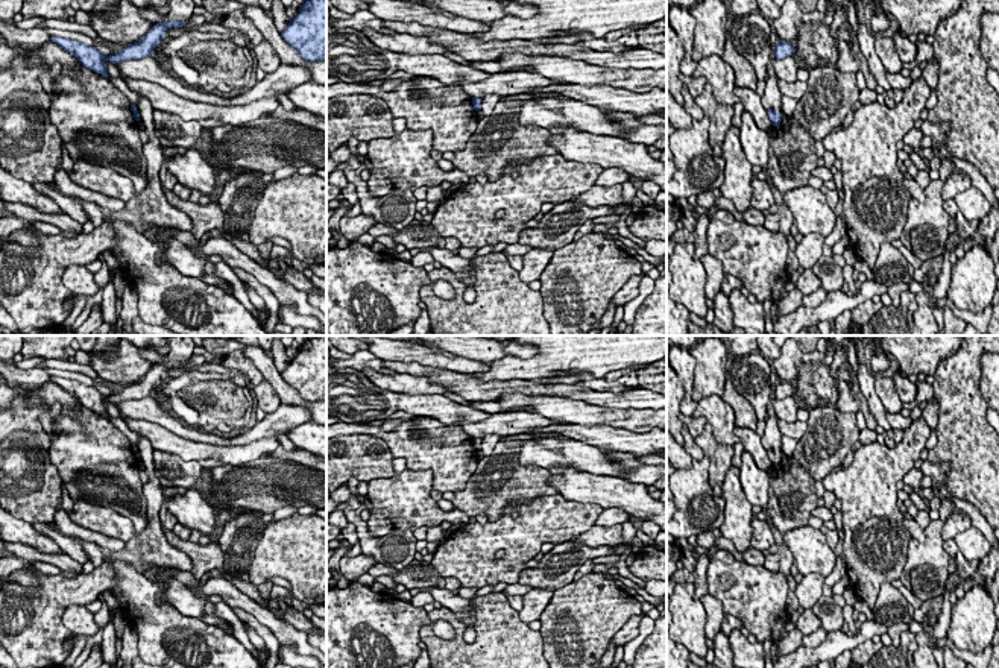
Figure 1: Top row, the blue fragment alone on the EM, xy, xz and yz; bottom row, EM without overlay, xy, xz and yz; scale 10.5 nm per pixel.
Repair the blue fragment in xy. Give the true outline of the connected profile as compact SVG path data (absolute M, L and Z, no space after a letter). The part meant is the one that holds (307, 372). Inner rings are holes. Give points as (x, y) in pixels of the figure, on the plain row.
M314 336L301 345L281 377L302 399L326 401L326 336Z

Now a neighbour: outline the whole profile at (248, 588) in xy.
M225 577L226 580L229 580L238 591L241 591L243 594L246 594L251 600L254 600L255 603L258 603L263 607L269 607L269 601L266 601L260 592L258 588L255 584L252 584L251 581L244 581L240 578L232 578L232 577Z

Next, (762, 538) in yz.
M753 518L752 527L753 527L750 542L752 548L764 551L768 550L773 544L776 544L773 527L768 524L768 521L759 521Z

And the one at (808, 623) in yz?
M806 609L796 622L796 629L799 629L803 636L814 633L820 625L821 622L812 609Z

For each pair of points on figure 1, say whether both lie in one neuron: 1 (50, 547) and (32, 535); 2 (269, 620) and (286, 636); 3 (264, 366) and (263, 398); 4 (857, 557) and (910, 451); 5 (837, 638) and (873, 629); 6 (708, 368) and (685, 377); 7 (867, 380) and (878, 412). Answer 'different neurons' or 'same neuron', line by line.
1: same neuron
2: same neuron
3: different neurons
4: same neuron
5: same neuron
6: different neurons
7: same neuron

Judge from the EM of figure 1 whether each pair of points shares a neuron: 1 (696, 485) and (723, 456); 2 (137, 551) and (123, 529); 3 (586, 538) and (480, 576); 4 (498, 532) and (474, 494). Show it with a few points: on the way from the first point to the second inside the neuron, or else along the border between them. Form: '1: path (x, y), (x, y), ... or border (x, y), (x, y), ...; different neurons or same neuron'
1: border (705, 454), (709, 459), (709, 486), (721, 497); different neurons
2: border (135, 532), (126, 542); different neurons
3: border (592, 524), (568, 541); different neurons
4: border (515, 501), (510, 501), (498, 518), (488, 519); different neurons

